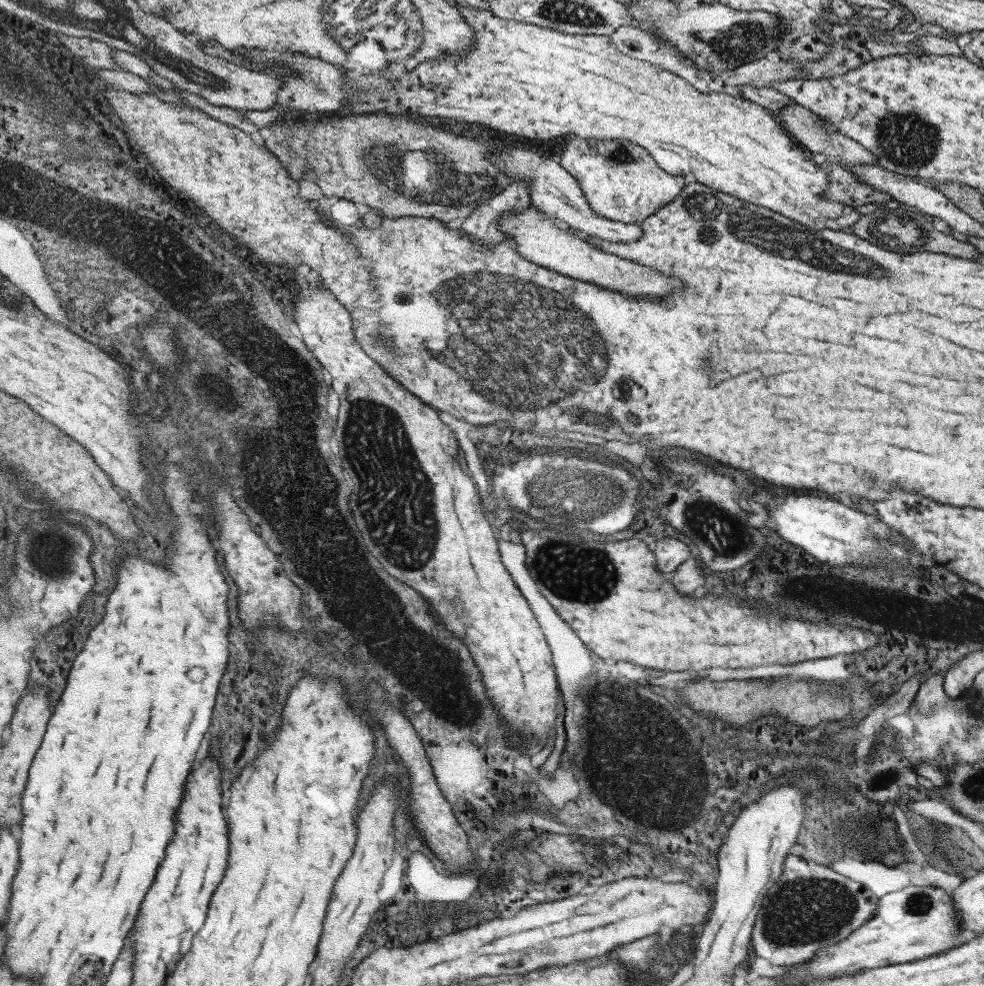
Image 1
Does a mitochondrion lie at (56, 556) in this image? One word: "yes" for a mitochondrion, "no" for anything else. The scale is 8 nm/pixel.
yes

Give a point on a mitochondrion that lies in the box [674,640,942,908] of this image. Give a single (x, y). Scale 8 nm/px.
(885, 837)

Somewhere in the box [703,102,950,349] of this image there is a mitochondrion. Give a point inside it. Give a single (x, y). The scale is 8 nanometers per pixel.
(906, 140)

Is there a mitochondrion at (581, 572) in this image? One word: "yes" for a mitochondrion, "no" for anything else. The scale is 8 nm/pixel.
yes

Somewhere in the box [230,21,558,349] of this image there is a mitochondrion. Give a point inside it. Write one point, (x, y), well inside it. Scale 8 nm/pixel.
(375, 150)

